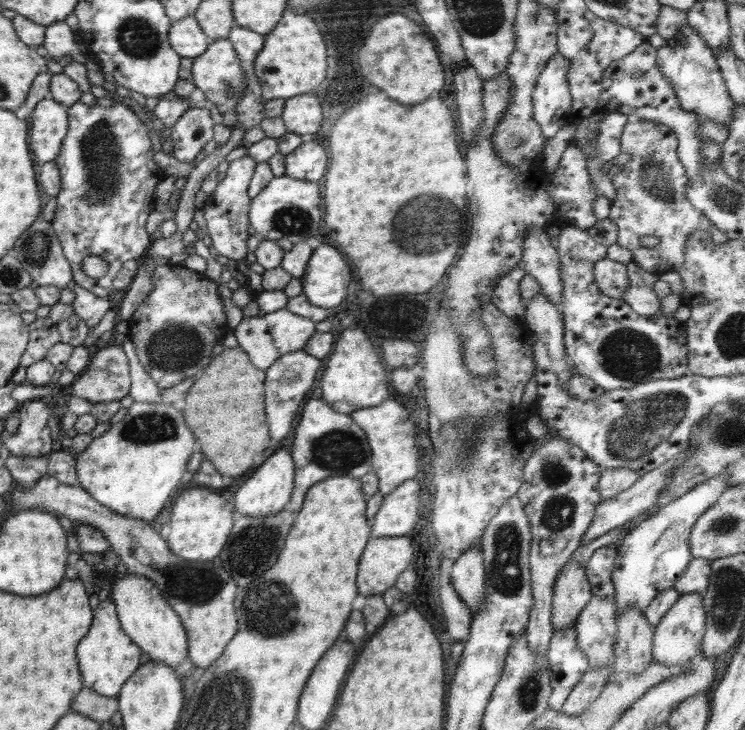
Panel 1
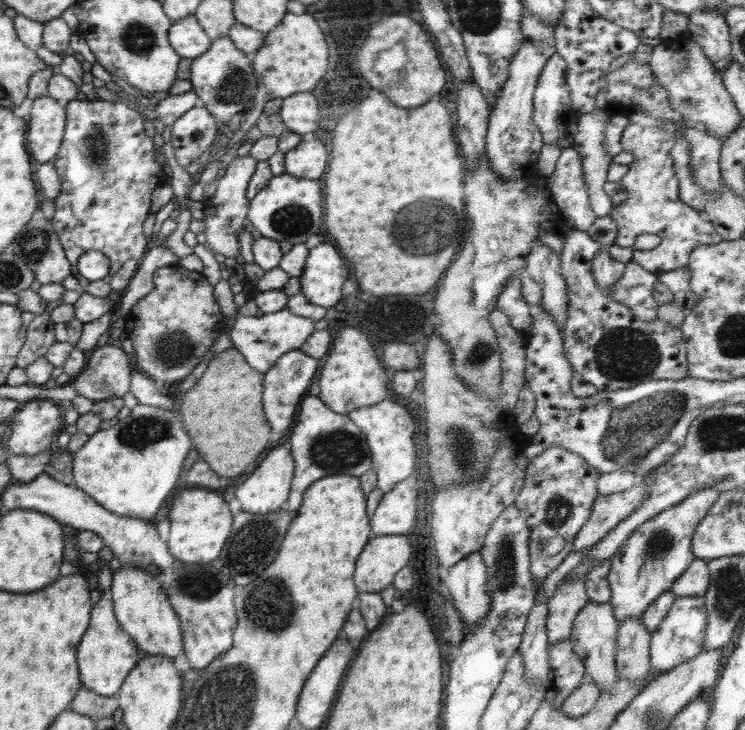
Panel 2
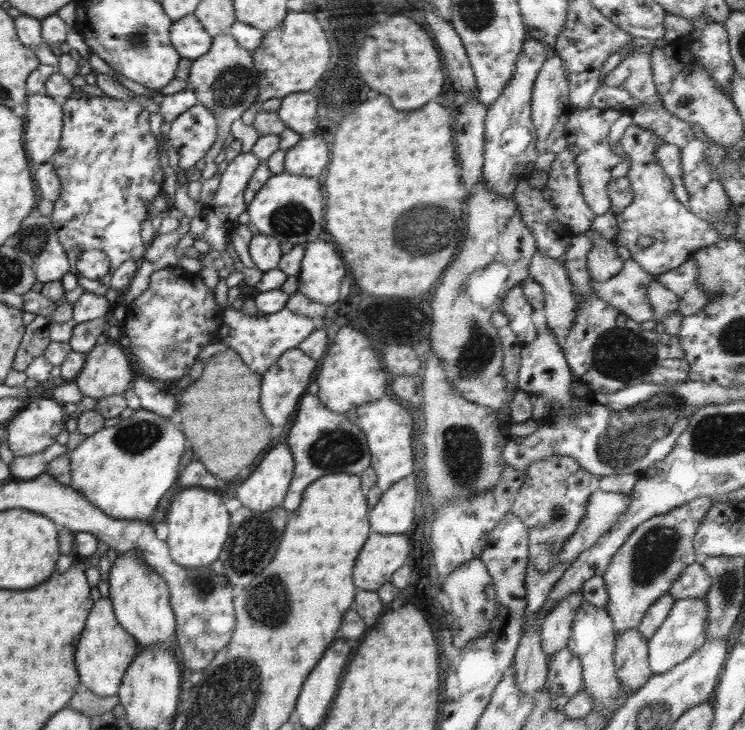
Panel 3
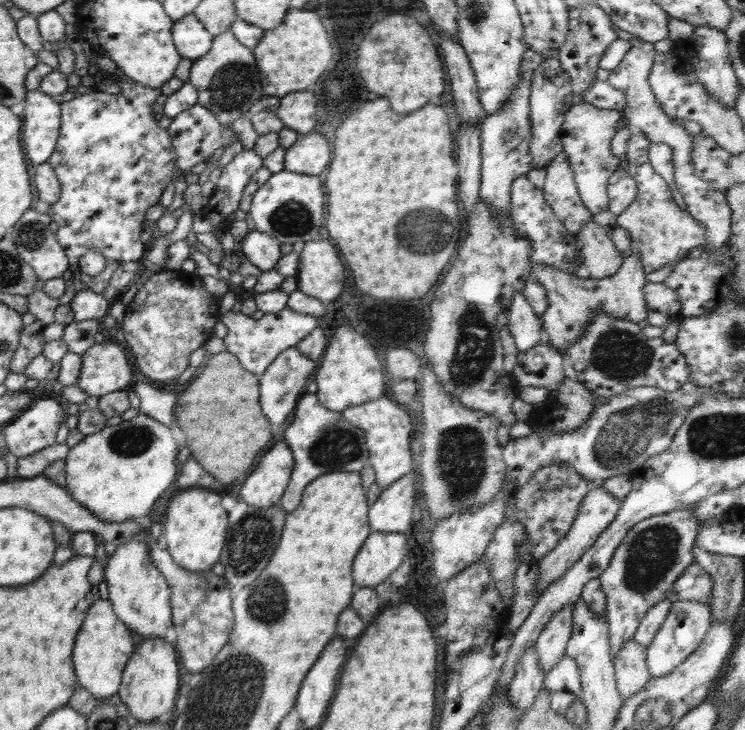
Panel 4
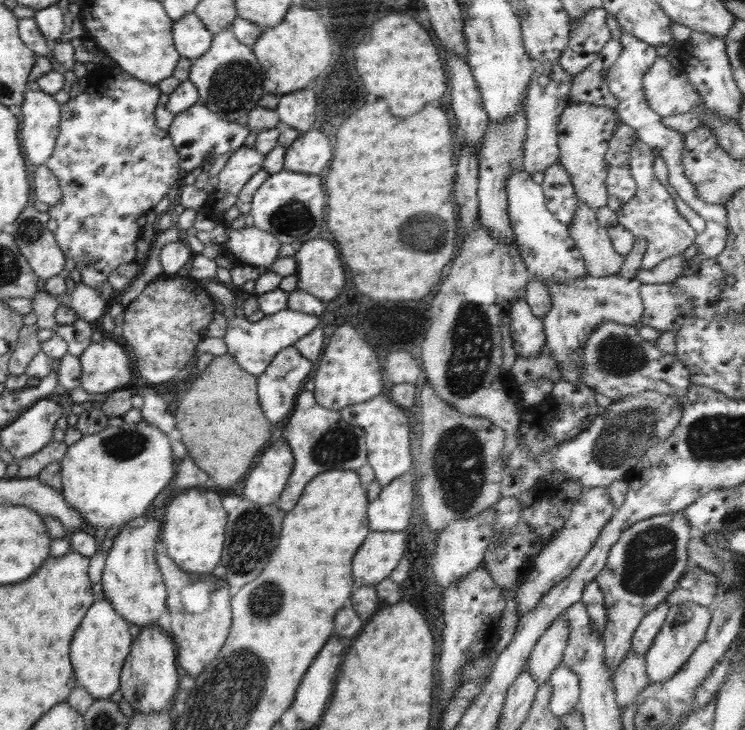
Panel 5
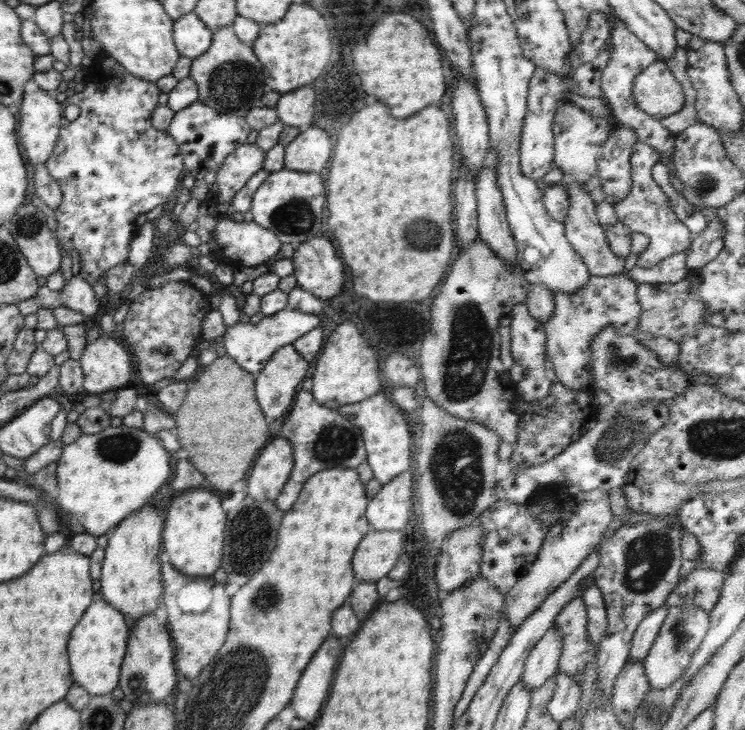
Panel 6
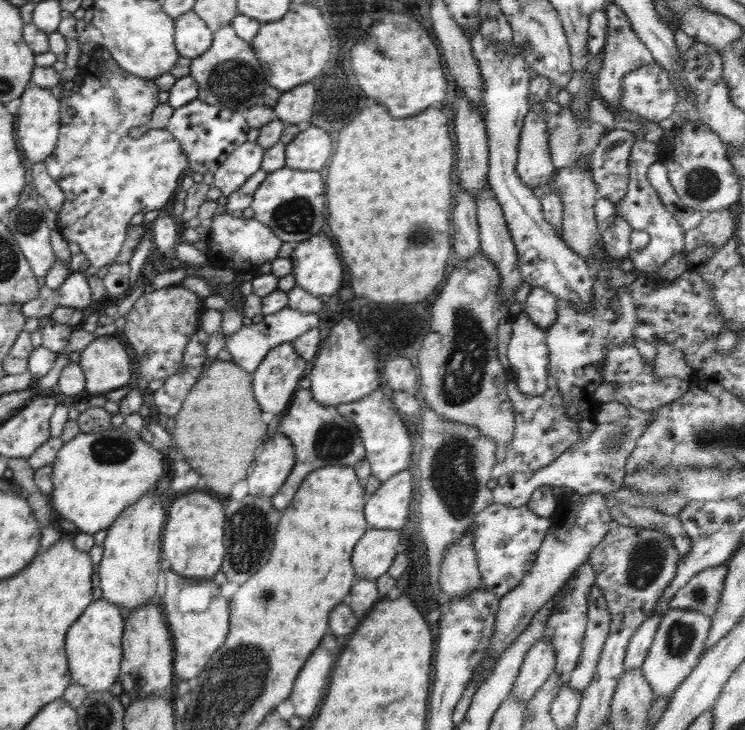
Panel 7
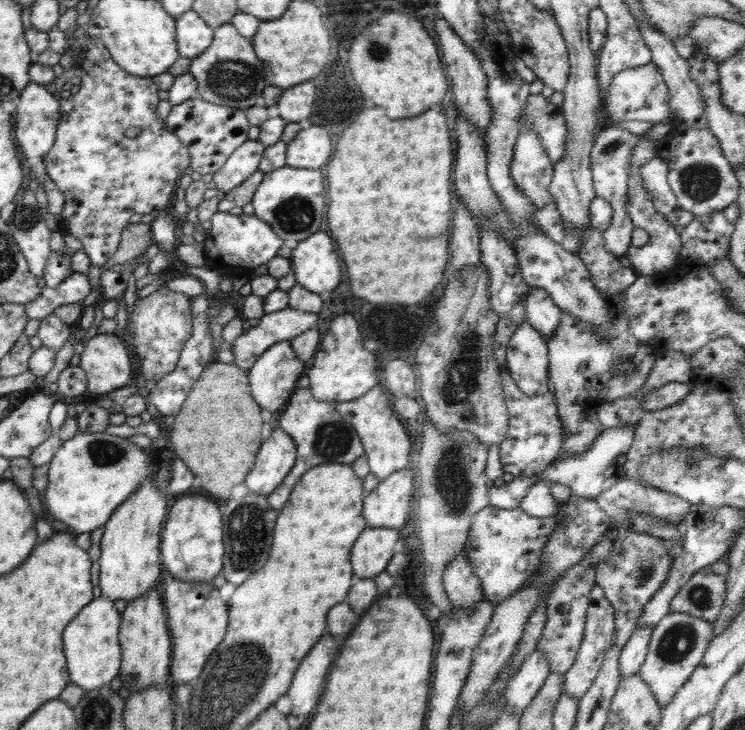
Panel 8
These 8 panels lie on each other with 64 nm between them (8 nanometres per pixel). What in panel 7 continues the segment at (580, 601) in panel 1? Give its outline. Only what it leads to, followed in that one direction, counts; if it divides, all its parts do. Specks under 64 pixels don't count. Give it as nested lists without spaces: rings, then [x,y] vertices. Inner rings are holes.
[[[545,638],[537,640],[526,653],[509,696],[528,702],[554,673],[556,651]]]

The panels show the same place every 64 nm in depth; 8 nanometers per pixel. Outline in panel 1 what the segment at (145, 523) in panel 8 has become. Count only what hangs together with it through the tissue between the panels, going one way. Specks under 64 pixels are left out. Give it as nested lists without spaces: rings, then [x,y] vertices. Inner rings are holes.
[[[128,573],[124,578],[116,580],[111,588],[110,598],[116,605],[117,615],[124,632],[142,652],[150,656],[150,661],[164,663],[176,670],[188,658],[186,629],[154,582]]]

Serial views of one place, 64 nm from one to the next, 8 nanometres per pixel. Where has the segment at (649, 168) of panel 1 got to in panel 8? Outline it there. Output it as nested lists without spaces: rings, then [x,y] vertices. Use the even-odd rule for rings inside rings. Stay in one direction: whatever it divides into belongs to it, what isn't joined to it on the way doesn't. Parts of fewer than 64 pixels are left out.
[[[640,140],[633,148],[631,160],[631,173],[628,179],[627,211],[632,224],[644,229],[650,236],[649,242],[643,246],[631,246],[625,256],[630,259],[631,270],[640,275],[655,275],[669,270],[677,259],[682,248],[682,240],[678,231],[666,220],[664,214],[660,214],[653,205],[651,194],[643,187],[640,167],[657,154],[657,145],[651,140]]]

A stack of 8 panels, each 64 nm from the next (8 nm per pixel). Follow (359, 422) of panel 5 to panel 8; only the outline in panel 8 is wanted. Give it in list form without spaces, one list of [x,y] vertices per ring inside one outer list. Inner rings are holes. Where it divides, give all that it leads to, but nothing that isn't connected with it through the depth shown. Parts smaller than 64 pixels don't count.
[[[377,384],[359,399],[334,403],[339,415],[354,427],[356,434],[360,437],[370,473],[380,480],[388,478],[392,472],[412,466],[410,462],[413,452],[412,439],[409,434],[406,434],[402,423],[395,417],[391,399],[391,395],[388,393],[386,396],[386,392],[382,392],[382,388],[378,388]]]

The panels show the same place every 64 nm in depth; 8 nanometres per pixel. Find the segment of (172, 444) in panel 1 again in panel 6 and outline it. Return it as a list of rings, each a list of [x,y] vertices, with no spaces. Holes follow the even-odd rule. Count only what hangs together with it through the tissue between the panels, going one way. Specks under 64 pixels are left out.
[[[109,426],[102,432],[80,435],[79,440],[64,445],[60,460],[56,462],[58,488],[55,498],[62,513],[67,513],[84,527],[86,533],[98,538],[111,533],[118,523],[146,506],[152,494],[165,484],[171,475],[170,456],[162,448],[163,443],[157,434],[148,434],[143,428]]]

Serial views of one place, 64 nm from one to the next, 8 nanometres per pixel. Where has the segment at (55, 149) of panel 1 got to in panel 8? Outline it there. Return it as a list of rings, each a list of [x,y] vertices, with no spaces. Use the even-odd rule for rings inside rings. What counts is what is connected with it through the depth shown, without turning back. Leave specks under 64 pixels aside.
[[[32,81],[22,89],[17,103],[13,138],[16,138],[15,143],[27,159],[31,162],[39,161],[46,156],[54,144],[57,126],[60,122],[60,114],[58,114],[60,104],[44,86]]]

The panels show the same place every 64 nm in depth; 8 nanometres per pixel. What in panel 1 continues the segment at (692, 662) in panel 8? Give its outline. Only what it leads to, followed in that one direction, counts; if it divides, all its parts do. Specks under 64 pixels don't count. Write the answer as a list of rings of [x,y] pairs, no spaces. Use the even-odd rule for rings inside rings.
[[[689,593],[680,598],[668,609],[662,620],[653,630],[653,660],[666,666],[683,664],[700,657],[701,642],[705,633],[705,610],[703,595]]]

